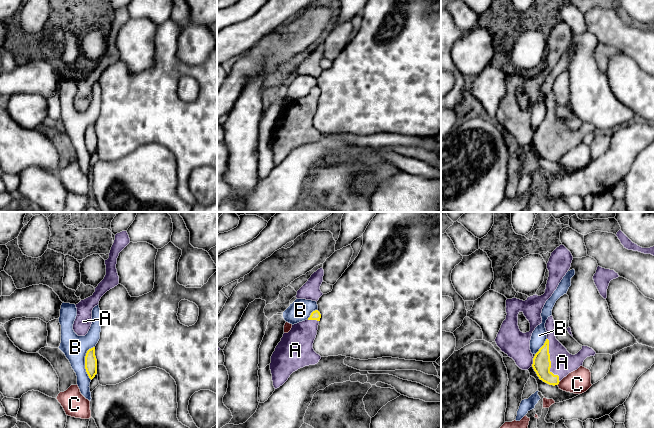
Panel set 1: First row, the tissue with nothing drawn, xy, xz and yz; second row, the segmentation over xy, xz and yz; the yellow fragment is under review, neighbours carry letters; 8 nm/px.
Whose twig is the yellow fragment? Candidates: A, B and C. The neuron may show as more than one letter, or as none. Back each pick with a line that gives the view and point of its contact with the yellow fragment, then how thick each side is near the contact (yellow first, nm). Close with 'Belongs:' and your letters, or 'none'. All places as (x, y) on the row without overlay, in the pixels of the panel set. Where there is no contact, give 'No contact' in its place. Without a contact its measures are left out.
A: Touches yellow at yz (550, 137). Thickness 140 nm (yellow) against 190 nm
Belongs: A

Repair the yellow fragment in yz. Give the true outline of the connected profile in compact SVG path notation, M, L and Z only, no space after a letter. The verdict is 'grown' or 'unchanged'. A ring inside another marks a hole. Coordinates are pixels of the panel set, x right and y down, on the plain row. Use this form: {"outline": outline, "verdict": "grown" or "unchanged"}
{"outline": "M562 20L551 29L547 39L549 53L545 69L541 72L535 70L525 77L517 74L507 75L506 95L495 115L501 127L512 134L520 145L528 146L532 142L540 156L553 162L558 161L569 149L582 142L587 133L596 130L588 122L582 122L575 131L570 130L556 115L557 104L552 91L545 99L547 115L544 121L535 131L530 126L532 109L542 99L542 85L570 45L572 36L571 28ZM520 88L530 99L529 108L523 109L519 105L518 90Z", "verdict": "grown"}

